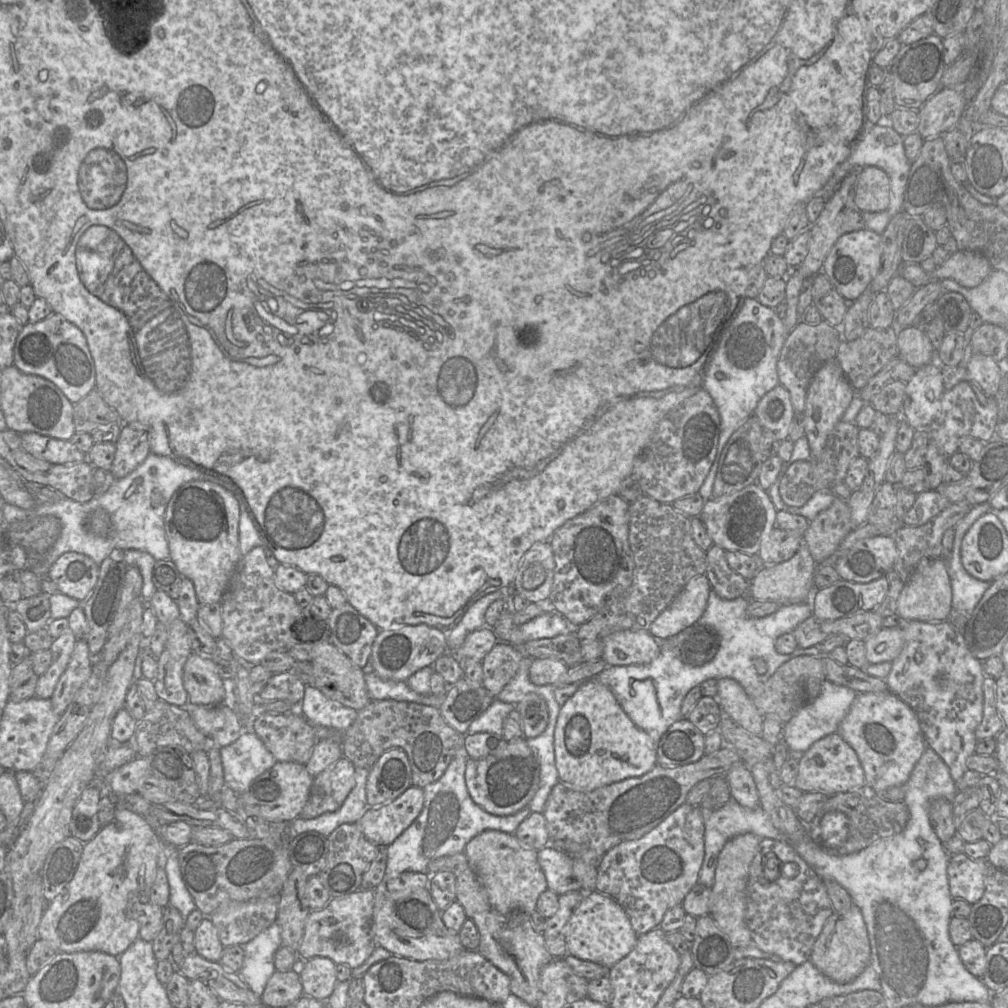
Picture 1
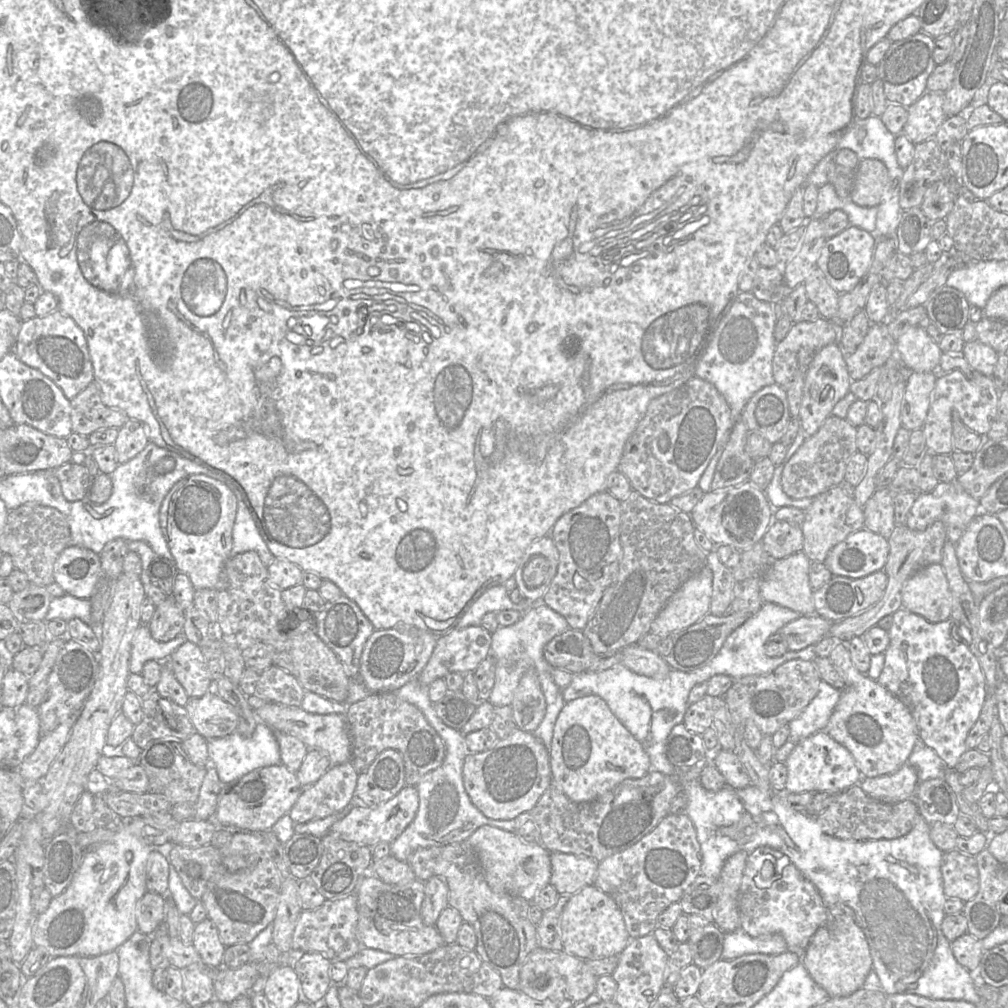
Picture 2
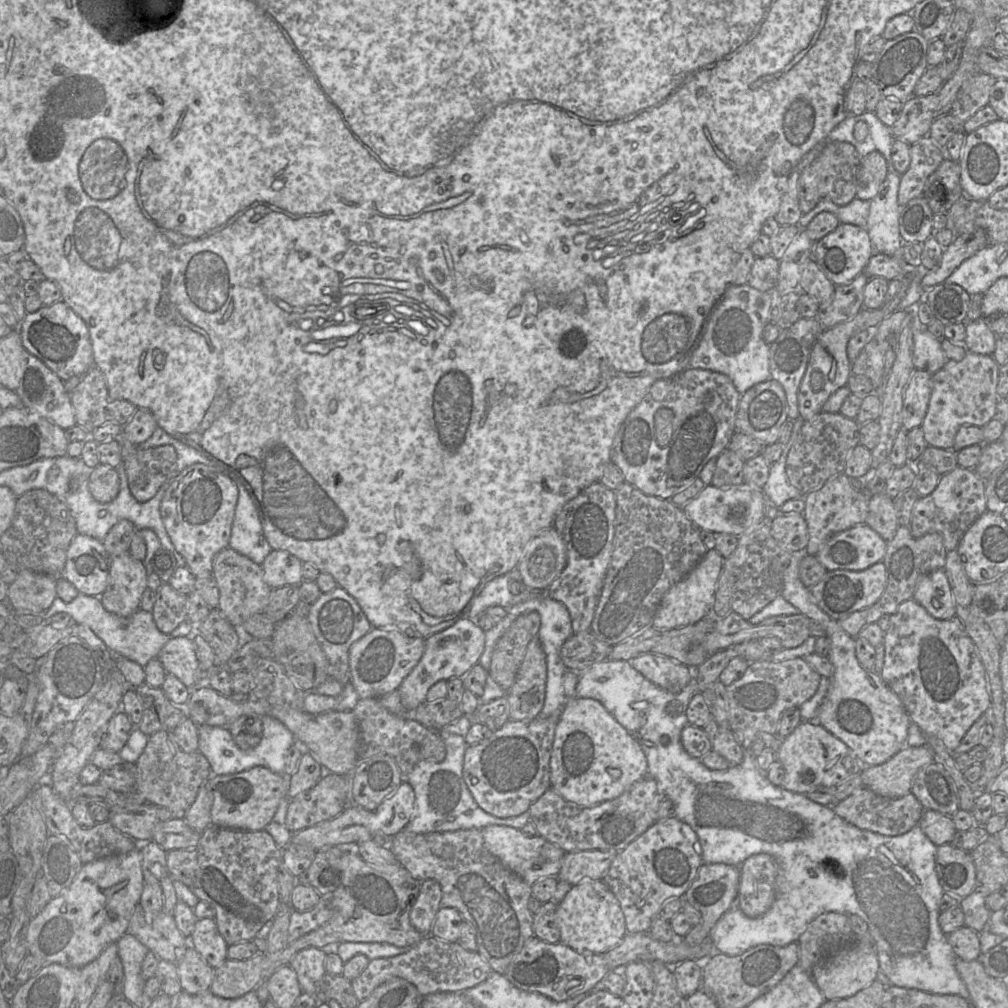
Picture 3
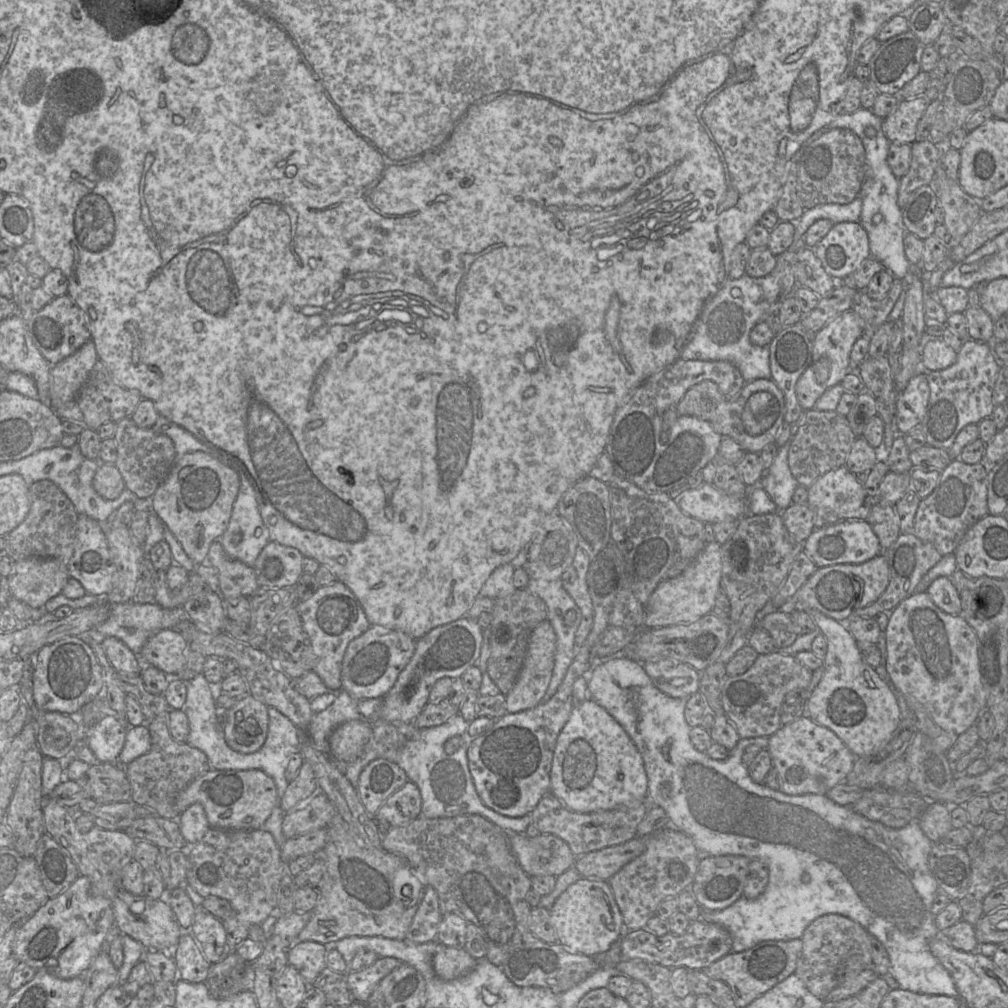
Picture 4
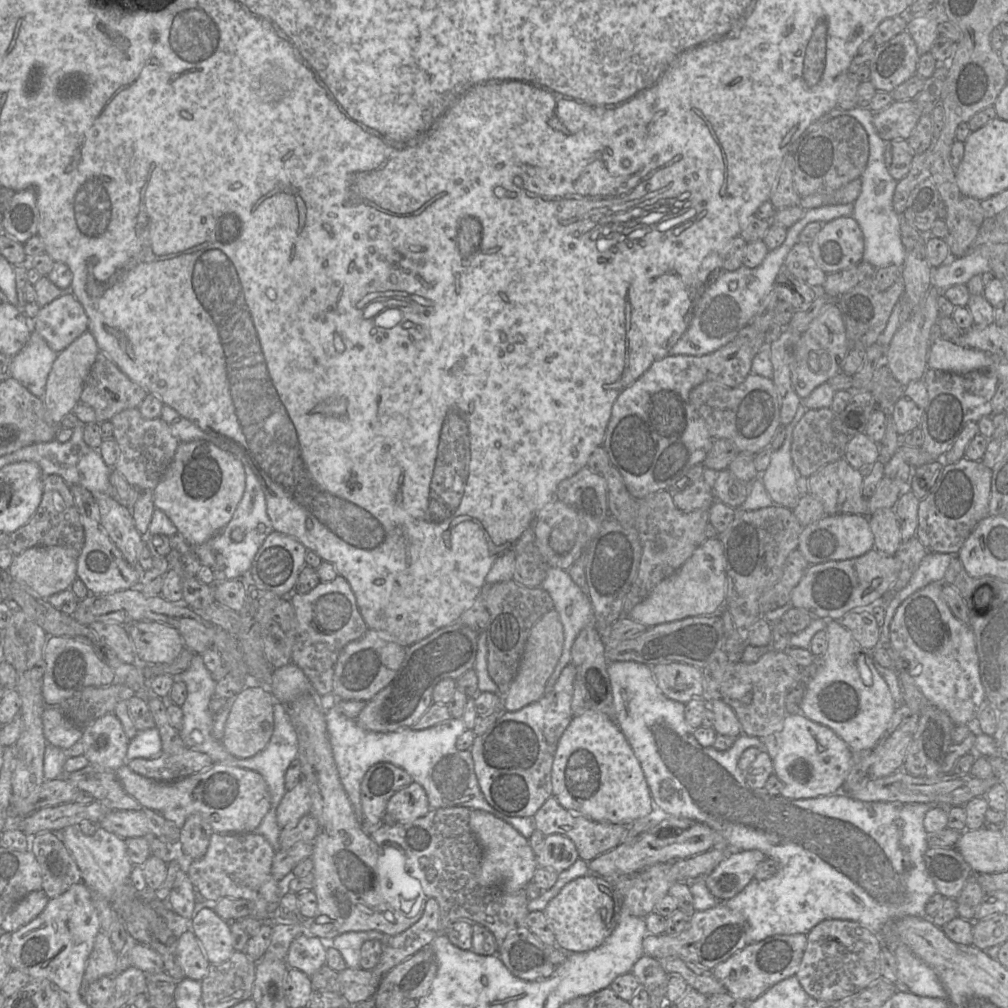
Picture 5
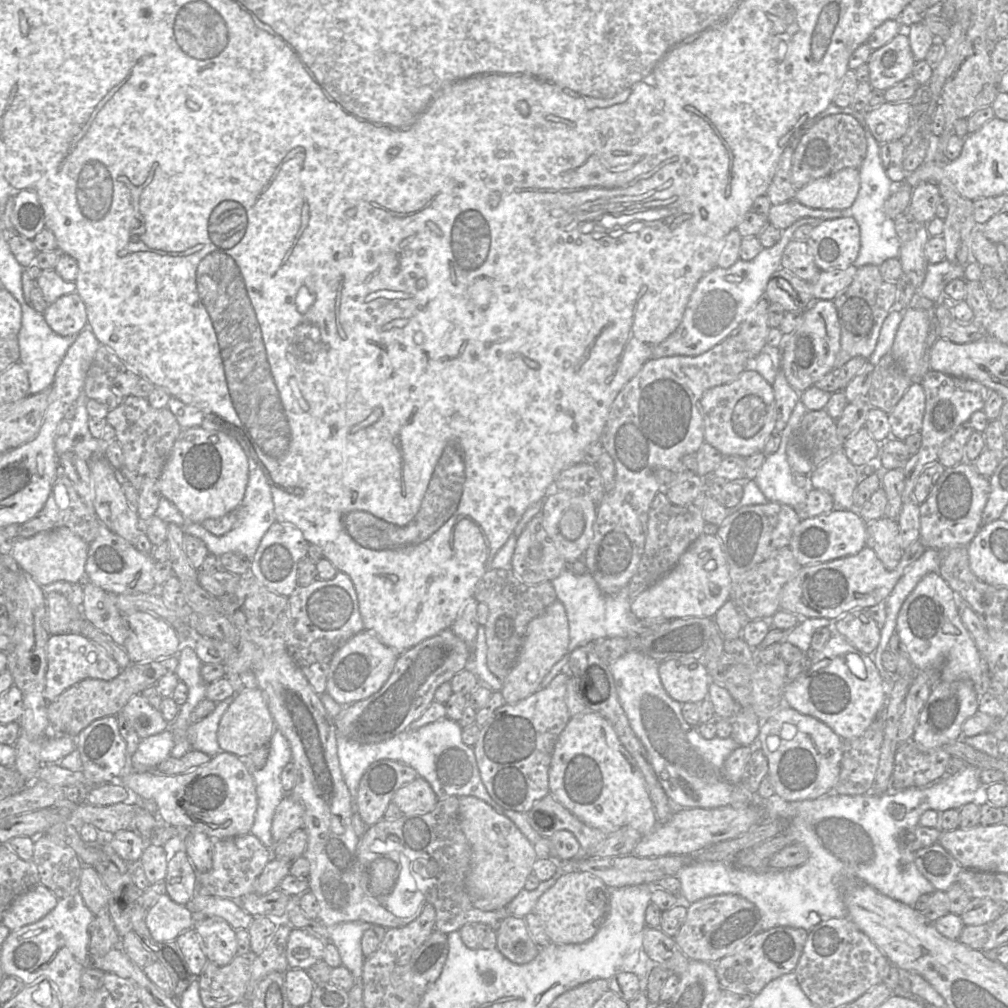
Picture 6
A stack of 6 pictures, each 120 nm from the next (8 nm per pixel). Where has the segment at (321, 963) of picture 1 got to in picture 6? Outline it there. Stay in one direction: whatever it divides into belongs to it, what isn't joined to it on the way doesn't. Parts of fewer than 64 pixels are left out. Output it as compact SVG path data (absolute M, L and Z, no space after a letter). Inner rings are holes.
M293 928L288 937L286 949L289 968L307 970L312 965L323 960L327 941Z

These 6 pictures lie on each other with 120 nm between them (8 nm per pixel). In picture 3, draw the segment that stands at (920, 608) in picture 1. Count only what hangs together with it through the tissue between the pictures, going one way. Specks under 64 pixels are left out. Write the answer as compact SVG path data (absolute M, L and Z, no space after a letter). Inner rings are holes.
M943 569L923 576L916 585L912 599L936 619L948 620L956 616L953 594Z

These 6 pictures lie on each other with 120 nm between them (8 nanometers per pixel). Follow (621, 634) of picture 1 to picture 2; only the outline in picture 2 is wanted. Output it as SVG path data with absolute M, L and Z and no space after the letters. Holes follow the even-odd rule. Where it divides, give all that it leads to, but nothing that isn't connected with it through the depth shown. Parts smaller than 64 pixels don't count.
M638 644L624 647L621 654L621 663L636 674L662 680L671 671L669 664L660 655Z

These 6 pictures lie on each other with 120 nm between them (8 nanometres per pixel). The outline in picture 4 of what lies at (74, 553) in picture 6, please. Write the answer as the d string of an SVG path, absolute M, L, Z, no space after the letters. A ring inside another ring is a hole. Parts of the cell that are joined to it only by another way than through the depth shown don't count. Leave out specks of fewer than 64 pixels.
M28 557L15 563L11 574L8 576L8 582L12 596L31 608L41 608L47 601L62 594L69 578L68 568L60 560Z

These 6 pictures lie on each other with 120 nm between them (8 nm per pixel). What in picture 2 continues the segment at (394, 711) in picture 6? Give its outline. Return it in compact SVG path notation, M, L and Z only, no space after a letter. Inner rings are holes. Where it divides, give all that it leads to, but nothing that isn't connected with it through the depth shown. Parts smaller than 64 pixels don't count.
M481 625L468 626L465 628L455 627L444 636L438 637L435 648L427 664L417 675L417 680L429 686L437 678L444 678L449 673L466 674L473 672L478 665L490 654L492 633Z

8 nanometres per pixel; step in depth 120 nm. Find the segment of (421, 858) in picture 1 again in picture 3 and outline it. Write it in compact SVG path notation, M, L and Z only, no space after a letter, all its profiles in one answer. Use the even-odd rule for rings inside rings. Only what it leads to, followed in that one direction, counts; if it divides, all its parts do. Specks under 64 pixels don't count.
M461 716L444 726L442 729L457 735L447 734L444 738L446 757L442 762L422 760L404 777L415 792L414 813L406 830L414 833L446 832L460 829L483 829L490 825L509 826L522 829L530 821L529 810L508 818L498 818L487 812L474 800L463 778L465 751L468 747L465 737L471 726L468 716Z

